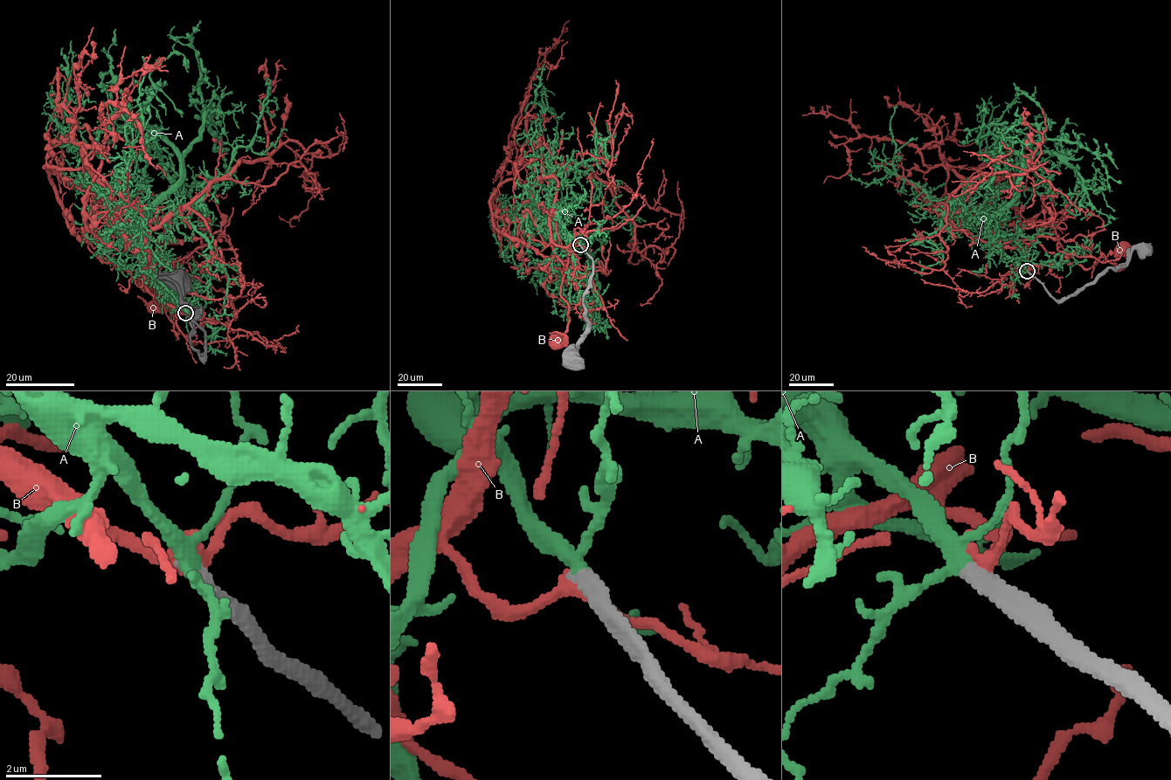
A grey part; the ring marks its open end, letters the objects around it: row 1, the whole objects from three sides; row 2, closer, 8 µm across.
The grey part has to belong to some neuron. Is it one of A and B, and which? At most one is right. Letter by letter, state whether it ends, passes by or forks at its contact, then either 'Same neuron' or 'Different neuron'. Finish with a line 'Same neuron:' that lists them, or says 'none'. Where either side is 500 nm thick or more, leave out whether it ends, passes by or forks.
A: It forks there. Same neuron
B: It forks there. Different neuron
Same neuron: A

